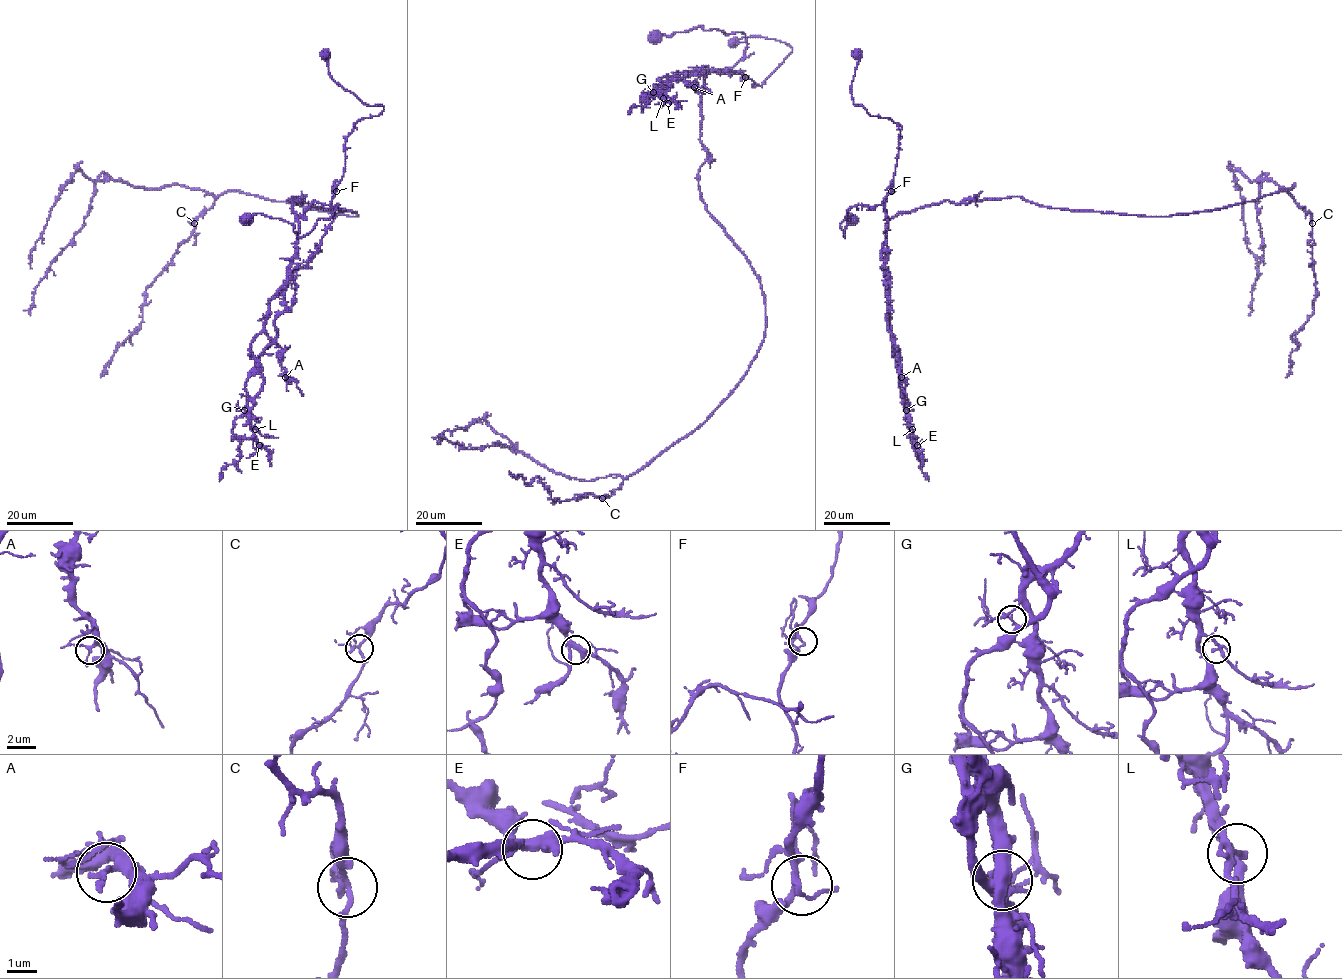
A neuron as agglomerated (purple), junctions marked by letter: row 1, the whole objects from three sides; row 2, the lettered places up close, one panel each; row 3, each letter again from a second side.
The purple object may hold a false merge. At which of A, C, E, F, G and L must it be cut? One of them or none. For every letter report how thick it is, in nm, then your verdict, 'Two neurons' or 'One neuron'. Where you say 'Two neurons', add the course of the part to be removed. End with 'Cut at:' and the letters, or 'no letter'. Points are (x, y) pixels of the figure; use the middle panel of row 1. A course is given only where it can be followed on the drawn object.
A: Thickness 240 nm. One neuron
C: Thickness 180 nm. One neuron
E: Thickness 360 nm. One neuron
F: Thickness 170 nm. One neuron
G: Thickness 200 nm. Two neurons. Course of the part to remove: (653, 92), (683, 73), (711, 71), (740, 70), (761, 87), (792, 51), (759, 36), (734, 46)
L: Thickness 180 nm. One neuron
Cut at: G

